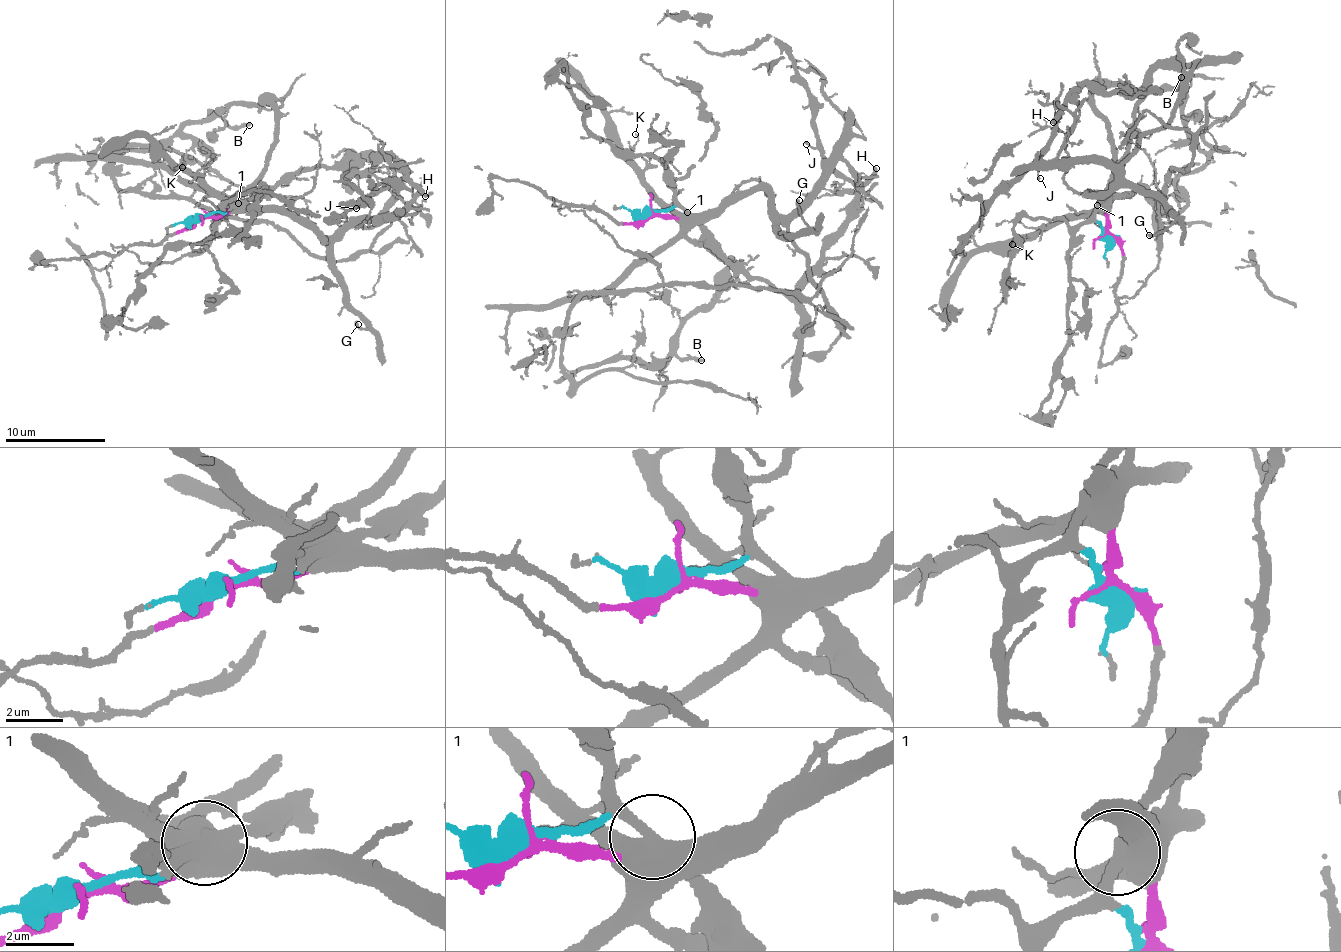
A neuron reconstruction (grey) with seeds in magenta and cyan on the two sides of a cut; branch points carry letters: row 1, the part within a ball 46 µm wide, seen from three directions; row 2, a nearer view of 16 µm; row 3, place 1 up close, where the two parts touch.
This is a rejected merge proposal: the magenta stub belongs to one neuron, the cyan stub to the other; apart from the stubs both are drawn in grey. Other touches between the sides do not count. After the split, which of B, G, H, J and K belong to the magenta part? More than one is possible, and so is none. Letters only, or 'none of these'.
B, G, K

